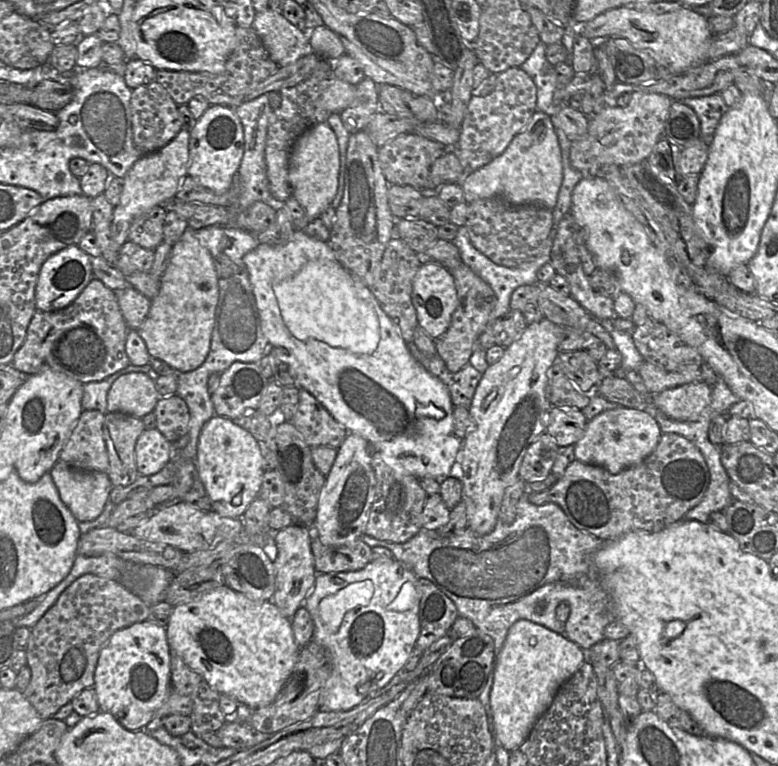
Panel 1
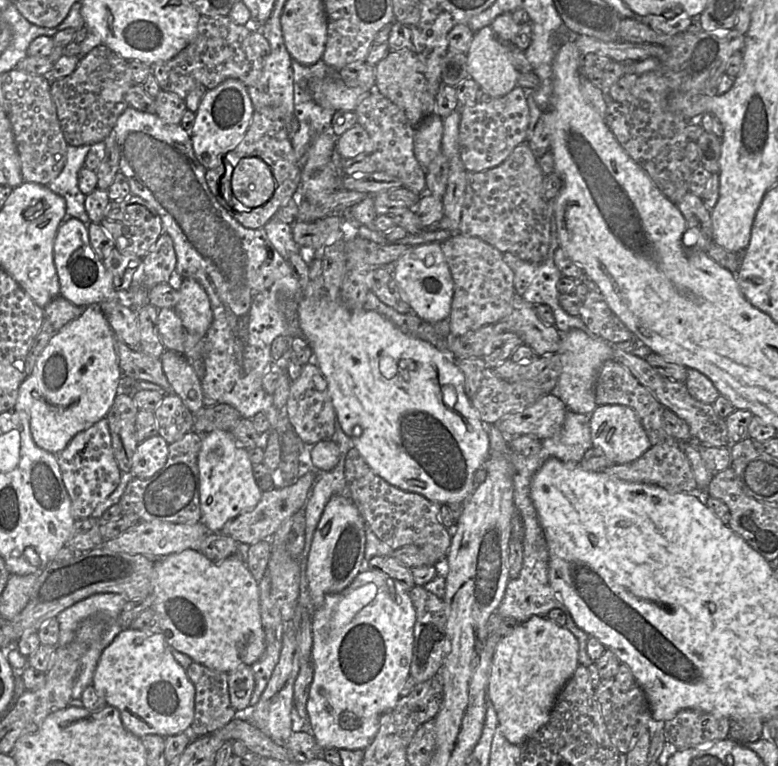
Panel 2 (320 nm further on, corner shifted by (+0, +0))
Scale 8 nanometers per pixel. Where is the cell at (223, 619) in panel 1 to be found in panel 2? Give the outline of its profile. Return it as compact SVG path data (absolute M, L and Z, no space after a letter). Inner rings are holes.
M186 549L179 553L172 553L155 559L153 581L152 581L152 608L160 616L161 633L164 634L167 643L176 650L183 652L190 656L193 661L203 664L204 666L223 671L231 672L240 665L253 665L260 659L265 650L265 633L262 626L260 614L260 592L258 582L254 579L246 561L244 561L239 554L234 554L222 561L211 561L201 551Z

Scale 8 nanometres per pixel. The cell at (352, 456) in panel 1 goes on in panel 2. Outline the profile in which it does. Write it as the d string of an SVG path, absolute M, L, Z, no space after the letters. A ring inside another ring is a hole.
M333 495L314 531L306 565L310 596L319 609L325 596L343 591L360 572L365 550L365 521L348 496Z

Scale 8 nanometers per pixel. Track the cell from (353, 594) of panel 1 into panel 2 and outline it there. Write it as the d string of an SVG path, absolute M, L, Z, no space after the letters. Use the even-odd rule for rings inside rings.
M365 584L346 595L336 606L330 620L331 634L348 624L376 596L376 585Z

